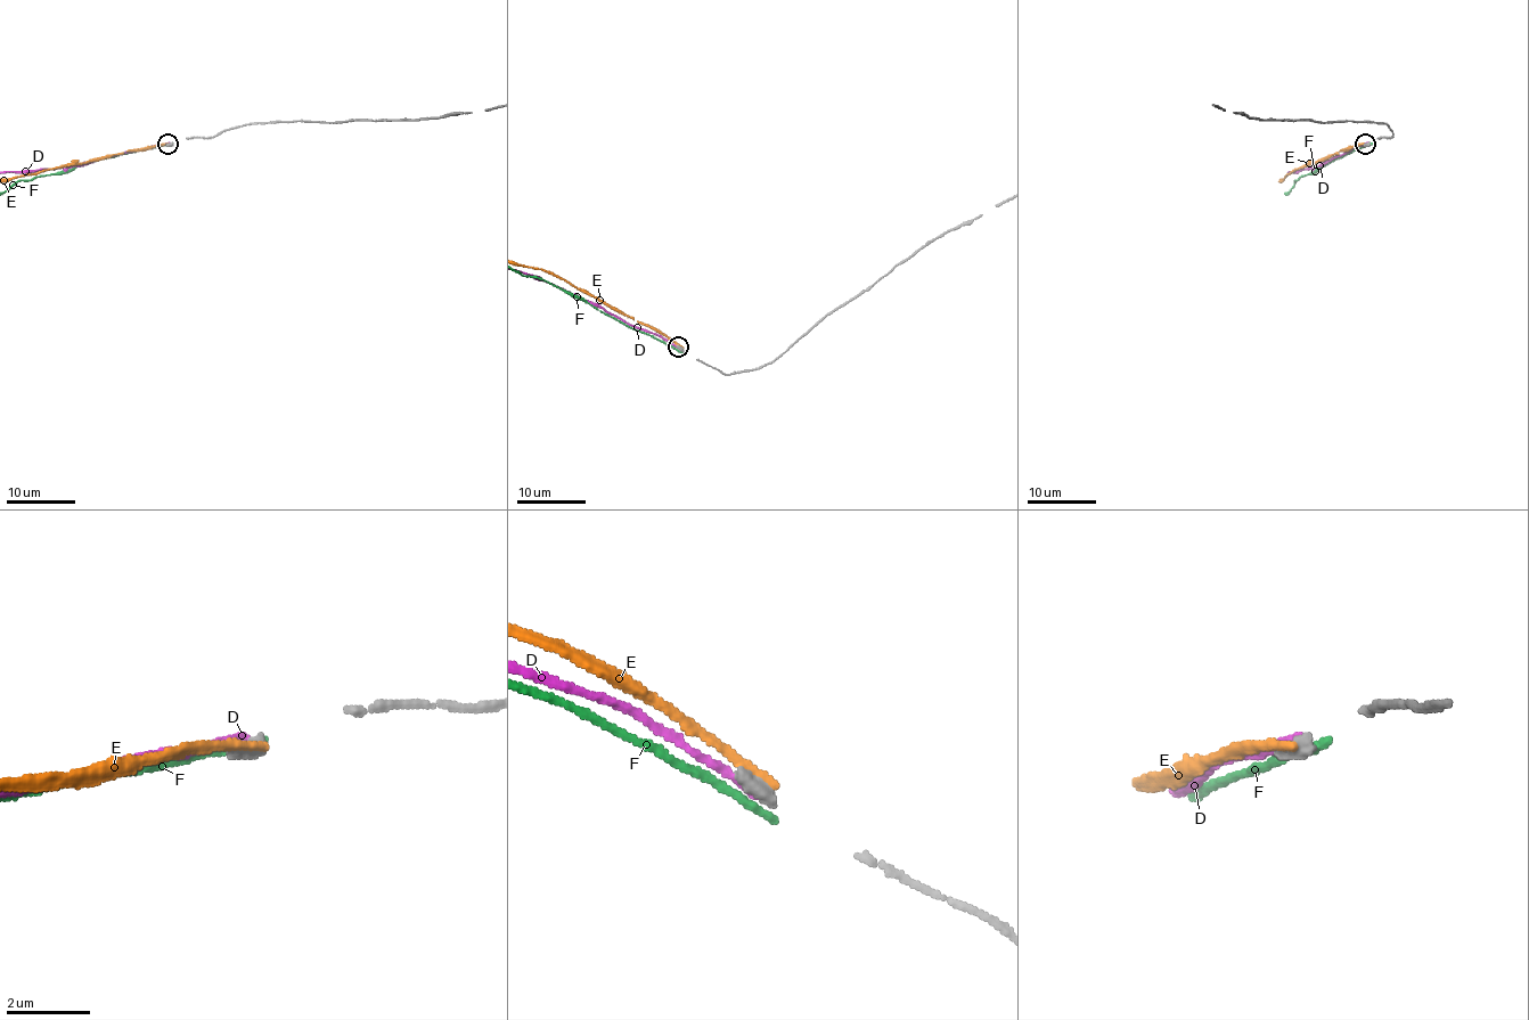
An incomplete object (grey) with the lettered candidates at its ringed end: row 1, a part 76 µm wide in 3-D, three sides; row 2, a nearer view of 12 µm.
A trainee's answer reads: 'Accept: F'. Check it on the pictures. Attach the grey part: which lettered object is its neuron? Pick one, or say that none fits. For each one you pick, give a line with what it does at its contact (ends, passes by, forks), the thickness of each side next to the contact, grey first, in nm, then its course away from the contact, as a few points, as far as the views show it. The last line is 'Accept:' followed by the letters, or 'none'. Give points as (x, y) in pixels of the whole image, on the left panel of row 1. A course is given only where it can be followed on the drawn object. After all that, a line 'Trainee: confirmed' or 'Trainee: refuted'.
Accept: none
Trainee: refuted

